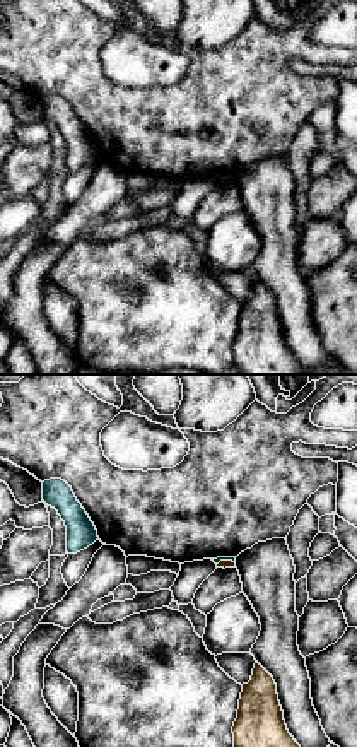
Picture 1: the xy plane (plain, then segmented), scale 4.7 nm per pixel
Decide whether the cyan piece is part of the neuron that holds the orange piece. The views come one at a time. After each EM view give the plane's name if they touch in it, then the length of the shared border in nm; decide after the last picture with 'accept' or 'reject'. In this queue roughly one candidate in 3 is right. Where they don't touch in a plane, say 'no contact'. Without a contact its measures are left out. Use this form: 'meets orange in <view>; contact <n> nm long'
meets orange in xy; contact 90 nm long

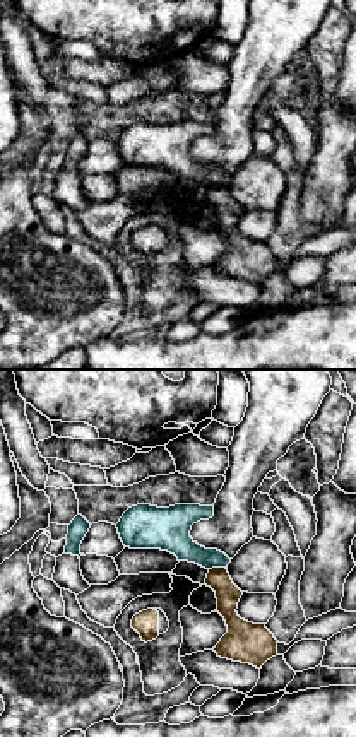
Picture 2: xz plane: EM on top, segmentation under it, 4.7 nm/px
meets orange in xz; contact 90 nm long

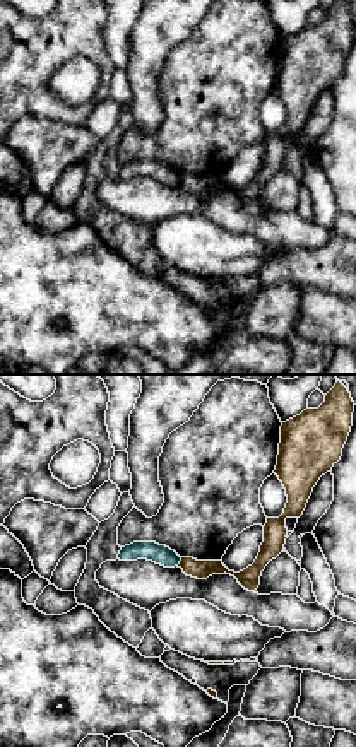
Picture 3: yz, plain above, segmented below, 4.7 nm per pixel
meets orange in yz; contact 50 nm long

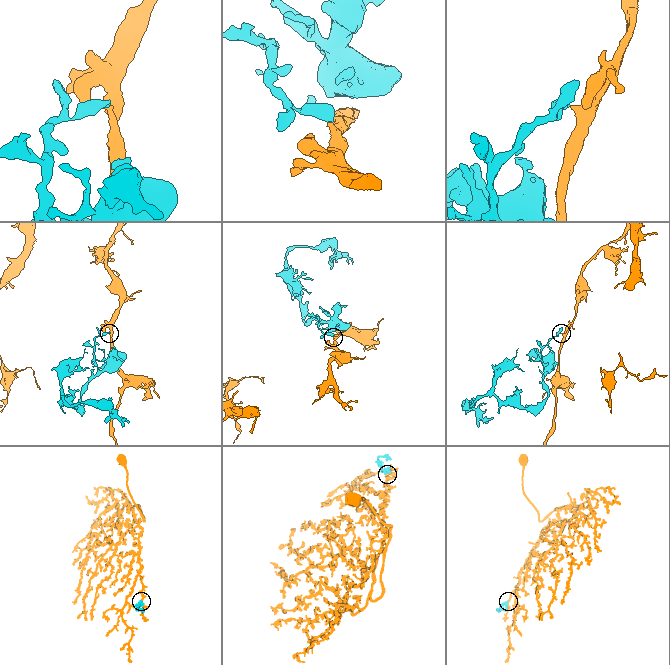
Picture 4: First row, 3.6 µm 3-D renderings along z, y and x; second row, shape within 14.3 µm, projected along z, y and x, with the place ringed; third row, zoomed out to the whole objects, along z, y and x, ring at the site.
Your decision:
reject

